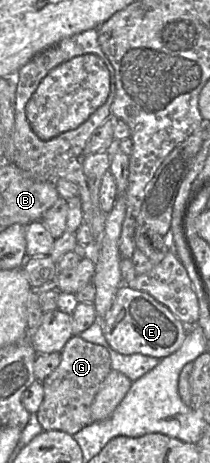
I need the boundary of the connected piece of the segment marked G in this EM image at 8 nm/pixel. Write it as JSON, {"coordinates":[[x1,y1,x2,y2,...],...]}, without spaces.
{"coordinates":[[73,335,67,341,60,354,60,364,42,381,44,398,36,416,44,431,63,431,72,436,93,422,91,405,112,369,108,351,78,335]]}

